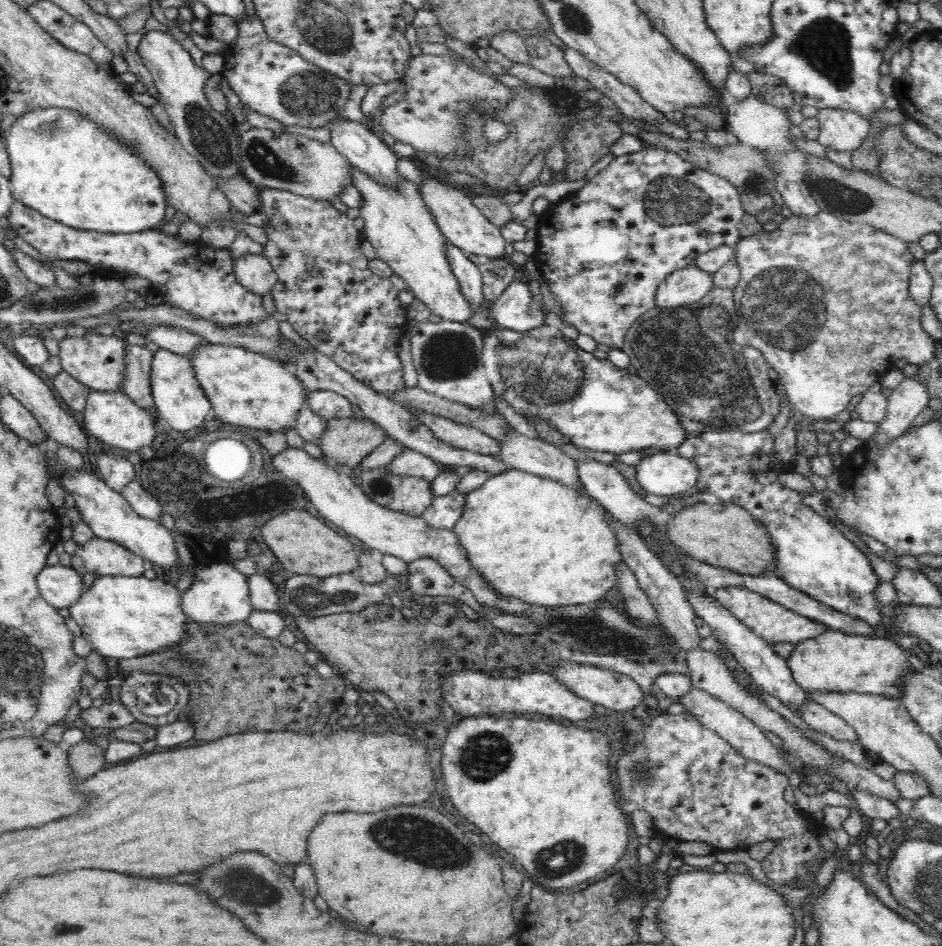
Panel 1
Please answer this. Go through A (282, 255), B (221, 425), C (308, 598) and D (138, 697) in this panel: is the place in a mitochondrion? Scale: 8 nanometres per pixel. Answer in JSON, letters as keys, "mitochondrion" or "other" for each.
{"A":"other","B":"other","C":"mitochondrion","D":"mitochondrion"}

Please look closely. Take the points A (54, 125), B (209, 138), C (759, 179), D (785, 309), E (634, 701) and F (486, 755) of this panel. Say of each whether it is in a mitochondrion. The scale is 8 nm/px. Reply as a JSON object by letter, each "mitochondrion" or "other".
{"A":"mitochondrion","B":"mitochondrion","C":"mitochondrion","D":"mitochondrion","E":"other","F":"mitochondrion"}

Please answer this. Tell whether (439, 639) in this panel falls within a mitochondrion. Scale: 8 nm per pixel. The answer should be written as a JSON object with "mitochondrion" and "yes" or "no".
{"mitochondrion":"yes"}

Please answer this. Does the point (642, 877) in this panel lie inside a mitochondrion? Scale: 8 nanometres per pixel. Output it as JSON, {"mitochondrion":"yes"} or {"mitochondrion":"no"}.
{"mitochondrion":"yes"}

